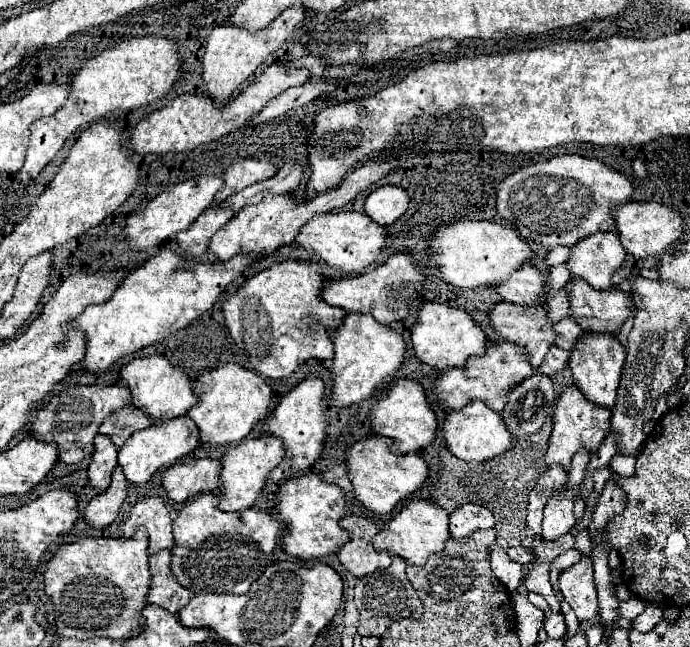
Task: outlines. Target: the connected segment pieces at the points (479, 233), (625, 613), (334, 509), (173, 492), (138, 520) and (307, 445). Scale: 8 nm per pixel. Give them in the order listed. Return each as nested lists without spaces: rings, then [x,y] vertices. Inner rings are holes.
[[[453,222],[433,232],[433,240],[425,250],[427,262],[439,266],[439,278],[459,288],[489,288],[507,280],[517,268],[531,262],[535,252],[531,244],[517,236],[515,230],[493,222]]]
[[[629,598],[627,602],[621,602],[617,606],[619,616],[627,618],[627,620],[635,620],[643,610],[645,610],[645,602],[641,598]]]
[[[303,474],[287,480],[279,488],[277,502],[281,520],[285,522],[283,550],[287,554],[303,560],[323,558],[339,552],[339,548],[349,542],[349,534],[341,528],[341,520],[345,518],[345,492],[335,484],[323,482],[319,474]]]
[[[211,458],[177,462],[163,472],[163,488],[175,502],[187,502],[203,492],[215,492],[221,488],[221,462]]]
[[[151,496],[135,504],[131,516],[125,524],[127,532],[135,532],[139,526],[149,530],[149,552],[159,552],[165,548],[173,548],[175,538],[171,532],[171,514],[159,496]]]
[[[305,378],[299,386],[295,386],[287,396],[281,398],[273,416],[263,424],[263,430],[269,430],[273,436],[283,438],[285,442],[285,458],[271,472],[271,478],[275,482],[291,478],[295,472],[309,468],[321,458],[327,440],[327,426],[329,426],[323,412],[323,394],[325,394],[325,386],[321,378]]]

